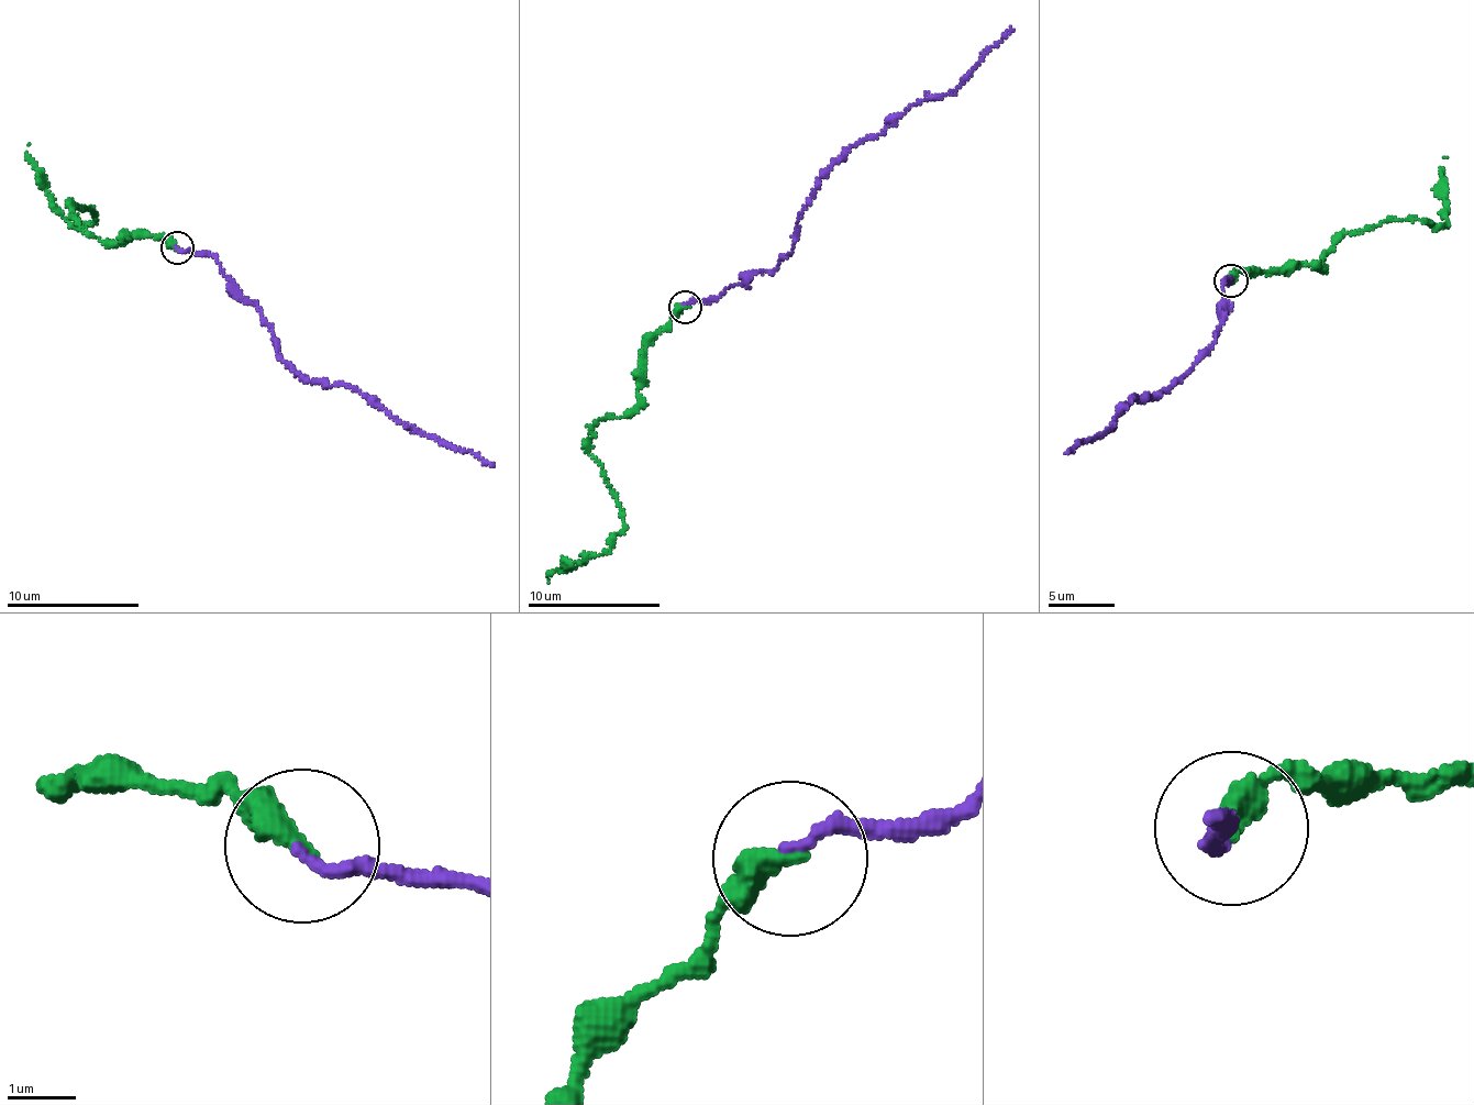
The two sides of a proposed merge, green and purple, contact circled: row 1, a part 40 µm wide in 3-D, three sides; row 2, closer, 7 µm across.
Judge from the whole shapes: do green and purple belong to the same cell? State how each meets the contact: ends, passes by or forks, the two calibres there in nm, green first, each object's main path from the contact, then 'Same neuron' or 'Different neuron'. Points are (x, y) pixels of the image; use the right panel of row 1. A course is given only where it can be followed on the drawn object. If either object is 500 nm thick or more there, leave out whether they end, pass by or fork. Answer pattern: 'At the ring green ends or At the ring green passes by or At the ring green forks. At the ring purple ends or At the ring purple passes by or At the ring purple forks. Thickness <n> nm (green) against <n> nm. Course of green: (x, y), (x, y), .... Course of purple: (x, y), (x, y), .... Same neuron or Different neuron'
At the ring green ends. At the ring purple ends. Thickness 400 nm (green) against 190 nm. Course of green: (1231, 279), (1239, 272), (1301, 265), (1318, 271), (1348, 232), (1416, 219), (1442, 224), (1440, 169), (1447, 157). Course of purple: (1228, 280), (1230, 277), (1222, 284), (1223, 319), (1212, 349), (1152, 397), (1133, 397), (1111, 427), (1065, 453). Same neuron

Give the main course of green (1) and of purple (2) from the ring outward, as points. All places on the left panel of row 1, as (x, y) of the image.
1: (178, 246), (163, 236), (92, 236), (75, 202), (95, 218), (76, 225), (52, 201), (28, 144)
2: (175, 245), (217, 260), (230, 286), (257, 308), (278, 356), (311, 382), (353, 388), (394, 417), (491, 465)

